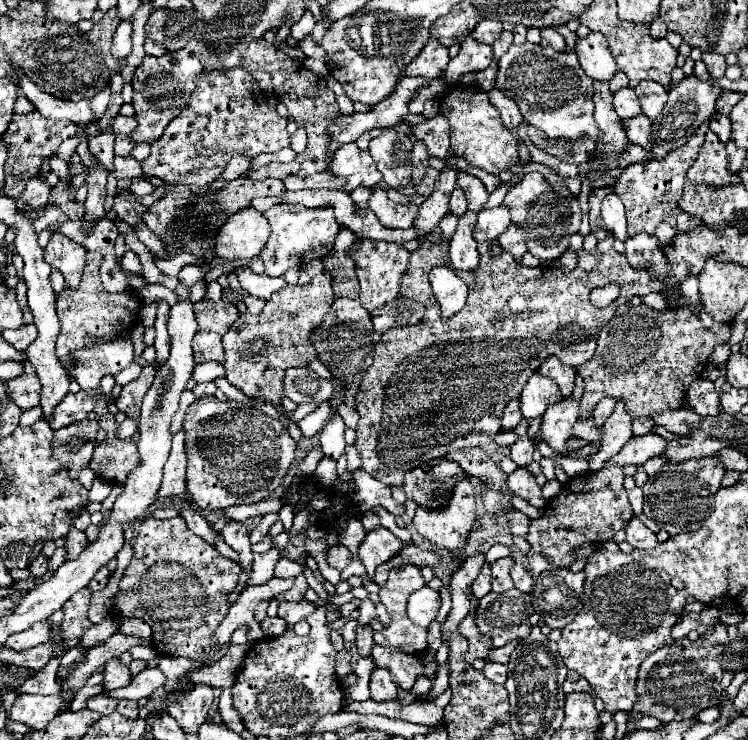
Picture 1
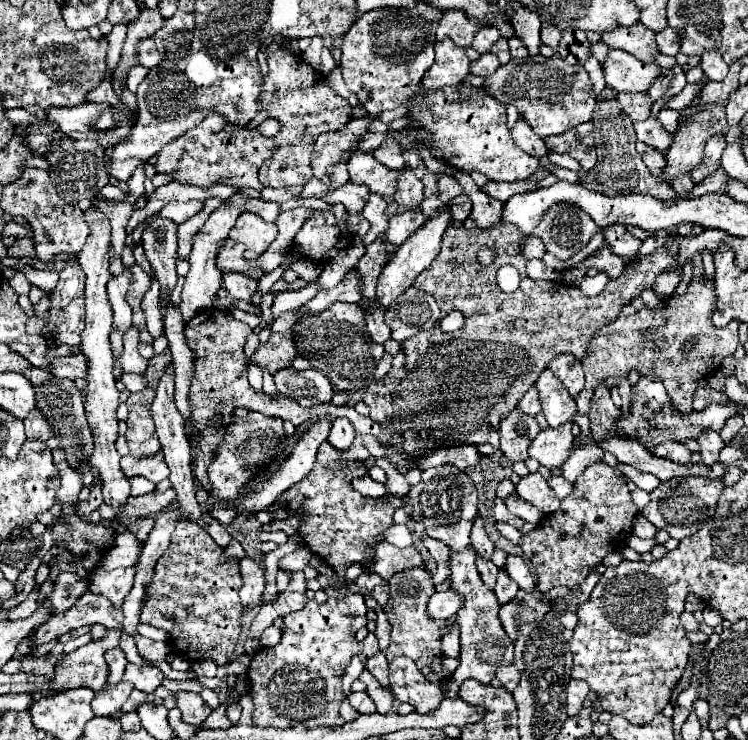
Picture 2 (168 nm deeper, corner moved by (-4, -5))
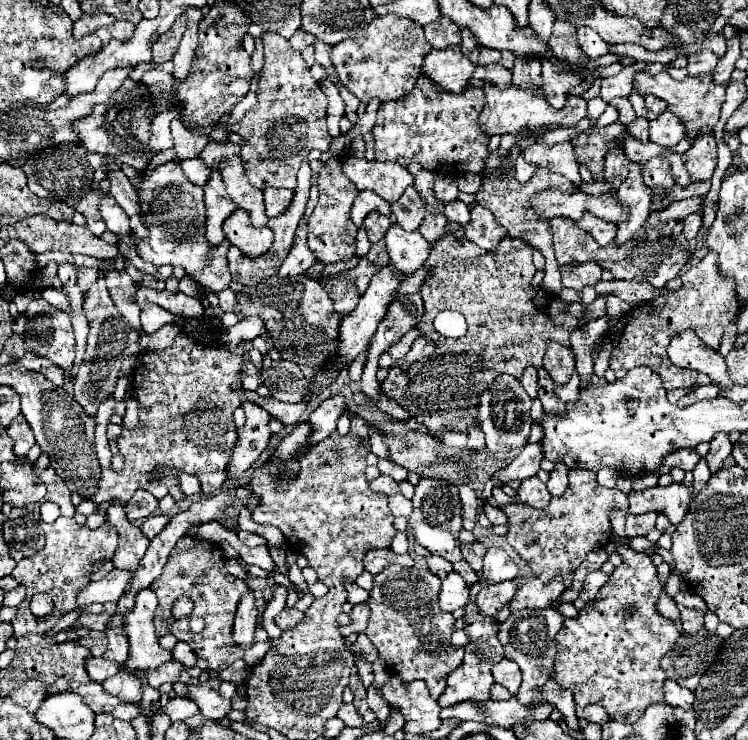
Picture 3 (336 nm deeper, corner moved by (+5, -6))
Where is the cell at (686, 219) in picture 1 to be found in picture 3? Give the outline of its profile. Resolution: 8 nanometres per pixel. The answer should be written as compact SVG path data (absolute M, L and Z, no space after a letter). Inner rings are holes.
M699 212L689 214L689 216L683 220L683 236L685 236L687 240L693 240L693 238L697 236L699 228L701 228L701 214L699 214Z

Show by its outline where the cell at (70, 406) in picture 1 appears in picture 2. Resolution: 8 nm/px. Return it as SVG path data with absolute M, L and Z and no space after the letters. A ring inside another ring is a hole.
M32 409L30 417L24 419L24 425L26 425L26 437L28 439L48 441L52 437L52 429L50 429L46 417L42 417L42 413L38 409Z

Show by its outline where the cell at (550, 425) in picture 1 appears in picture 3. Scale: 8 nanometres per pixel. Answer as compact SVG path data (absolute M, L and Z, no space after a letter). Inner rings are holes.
M541 442L537 444L529 444L521 450L521 454L503 470L499 470L495 476L507 484L509 480L525 480L525 478L531 478L539 472L539 464L541 464L541 458L543 458L543 450L541 450Z

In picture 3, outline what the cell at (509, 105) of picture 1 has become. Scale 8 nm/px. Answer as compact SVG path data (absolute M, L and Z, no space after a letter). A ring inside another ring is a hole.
M569 142L555 146L541 146L541 150L523 150L523 158L525 162L537 164L539 168L549 168L551 172L569 178L573 184L581 184L579 164L573 156L573 146Z

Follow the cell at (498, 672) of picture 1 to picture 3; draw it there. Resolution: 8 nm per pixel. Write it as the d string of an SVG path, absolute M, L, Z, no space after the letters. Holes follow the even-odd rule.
M503 658L493 666L493 678L497 684L505 686L511 694L515 694L521 684L521 670L515 662L509 662L507 658Z

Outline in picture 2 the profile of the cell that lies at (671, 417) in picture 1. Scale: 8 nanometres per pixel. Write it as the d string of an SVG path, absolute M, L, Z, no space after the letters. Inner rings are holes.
M710 431L710 433L706 433L704 437L700 437L698 443L700 443L700 447L702 447L702 451L700 451L702 461L704 461L706 465L714 465L714 463L718 463L718 453L720 453L722 447L726 445L726 443L722 441L722 437L720 437L718 433Z

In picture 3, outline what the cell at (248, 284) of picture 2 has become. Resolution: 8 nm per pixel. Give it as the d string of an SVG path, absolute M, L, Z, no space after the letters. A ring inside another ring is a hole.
M167 162L163 166L157 166L151 176L147 176L139 190L141 194L141 208L143 208L143 222L149 226L149 242L141 242L135 238L137 242L137 250L139 250L139 256L143 260L149 260L151 264L155 266L163 266L163 264L169 264L169 266L181 266L185 268L185 272L193 274L203 286L207 286L209 290L213 292L221 292L225 288L229 288L231 284L231 274L229 274L229 268L227 268L227 258L225 258L225 248L229 248L229 242L223 242L223 246L207 246L205 242L205 204L203 204L203 188L201 186L195 186L191 184L185 174L181 172L181 168L175 164L175 162Z

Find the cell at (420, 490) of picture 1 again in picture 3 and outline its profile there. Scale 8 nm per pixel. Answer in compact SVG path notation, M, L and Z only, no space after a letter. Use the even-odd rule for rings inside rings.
M423 476L419 480L419 484L415 486L415 494L413 494L413 514L409 520L413 538L427 548L431 554L439 554L445 560L449 560L453 564L453 570L459 572L467 584L475 584L481 578L477 578L471 570L471 566L465 562L461 550L459 550L459 532L463 530L461 526L461 500L459 500L459 490L455 484L447 482L447 480L439 480L439 478L429 478Z

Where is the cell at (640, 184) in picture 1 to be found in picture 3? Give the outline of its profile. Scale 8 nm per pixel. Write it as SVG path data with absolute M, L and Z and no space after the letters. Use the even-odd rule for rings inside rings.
M639 70L639 72L635 72L633 90L637 90L643 96L653 94L657 98L663 98L667 102L667 108L683 122L685 138L689 138L689 142L695 142L695 138L697 138L697 134L693 134L693 132L699 132L701 128L715 128L715 124L719 122L721 104L725 100L725 88L723 86L713 86L711 76L705 76L705 78L687 76L683 82L677 82L667 72L661 72L661 74L653 76L645 70Z

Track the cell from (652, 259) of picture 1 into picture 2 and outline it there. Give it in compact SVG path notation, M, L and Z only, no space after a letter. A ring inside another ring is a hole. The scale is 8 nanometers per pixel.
M608 225L602 229L602 235L604 235L604 241L608 243L608 247L620 255L620 257L634 257L636 251L640 249L642 241L636 239L628 229L626 225ZM608 235L610 235L610 241L608 241Z

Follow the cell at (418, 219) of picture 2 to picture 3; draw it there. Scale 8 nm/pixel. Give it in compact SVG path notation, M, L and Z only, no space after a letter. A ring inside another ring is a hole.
M395 222L389 226L385 234L385 242L387 242L387 254L391 258L391 264L397 270L401 270L405 276L411 276L427 260L429 242L425 242L419 230L407 232L401 230L401 226L397 226Z

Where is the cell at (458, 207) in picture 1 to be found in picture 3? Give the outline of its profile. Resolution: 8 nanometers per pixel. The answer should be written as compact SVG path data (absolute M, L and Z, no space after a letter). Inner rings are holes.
M451 200L451 202L447 202L443 212L445 212L447 220L457 222L457 224L461 224L461 226L465 226L465 224L469 222L469 206L463 204L461 200Z

